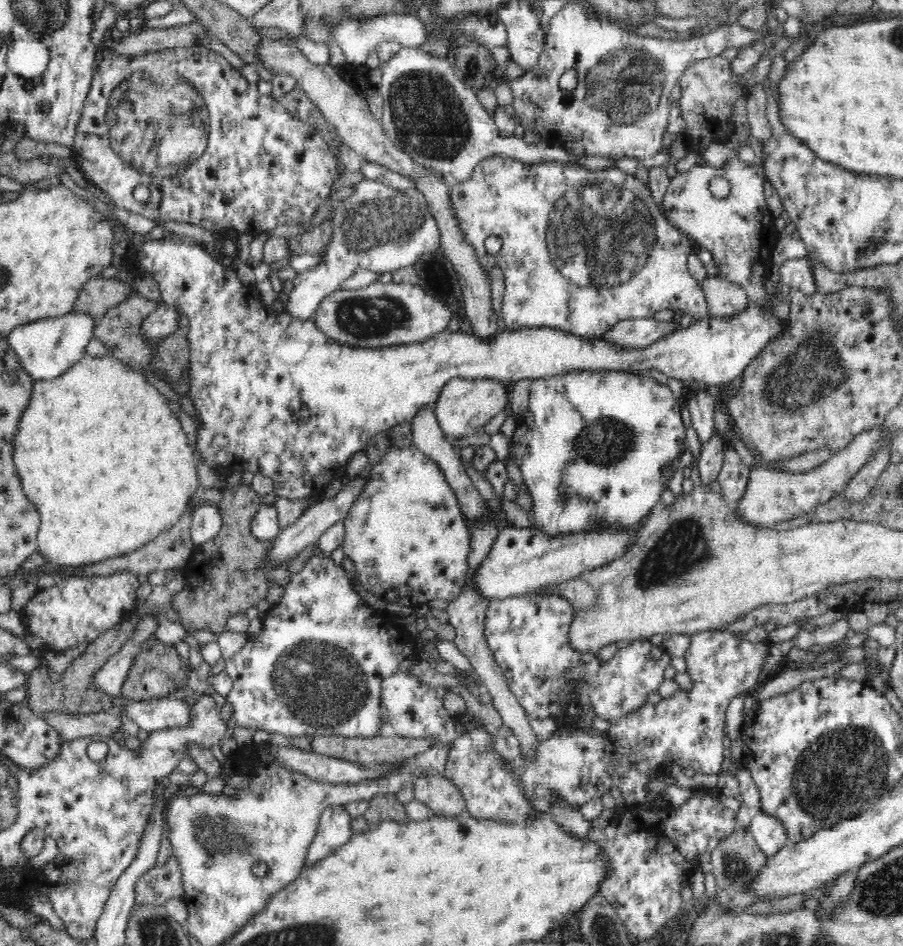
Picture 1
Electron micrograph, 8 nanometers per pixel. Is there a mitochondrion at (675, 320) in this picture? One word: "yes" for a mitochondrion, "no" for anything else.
no

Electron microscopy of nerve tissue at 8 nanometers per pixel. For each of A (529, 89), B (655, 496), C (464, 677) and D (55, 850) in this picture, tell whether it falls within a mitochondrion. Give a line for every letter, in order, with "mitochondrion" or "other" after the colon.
A: other
B: other
C: other
D: other

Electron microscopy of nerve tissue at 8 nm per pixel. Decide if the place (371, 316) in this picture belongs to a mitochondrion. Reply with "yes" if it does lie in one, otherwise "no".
yes

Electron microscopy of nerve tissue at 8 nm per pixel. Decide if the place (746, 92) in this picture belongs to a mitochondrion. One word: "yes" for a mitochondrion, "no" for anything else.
no

